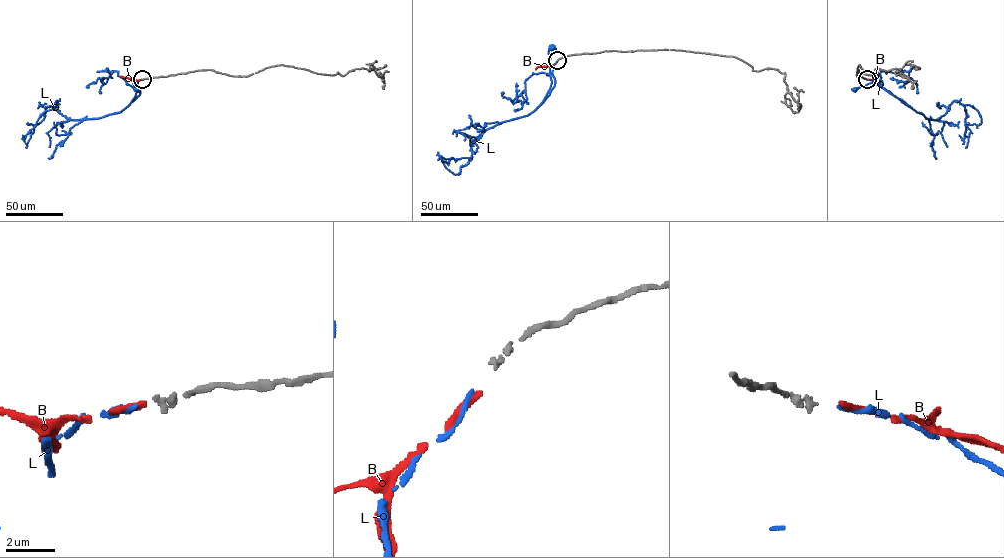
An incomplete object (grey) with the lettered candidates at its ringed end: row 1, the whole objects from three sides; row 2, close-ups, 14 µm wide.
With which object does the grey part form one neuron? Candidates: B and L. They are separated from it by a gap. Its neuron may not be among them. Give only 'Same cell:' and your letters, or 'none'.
Same cell: L

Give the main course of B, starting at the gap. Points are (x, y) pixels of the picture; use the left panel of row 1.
B: (142, 79), (120, 76)

